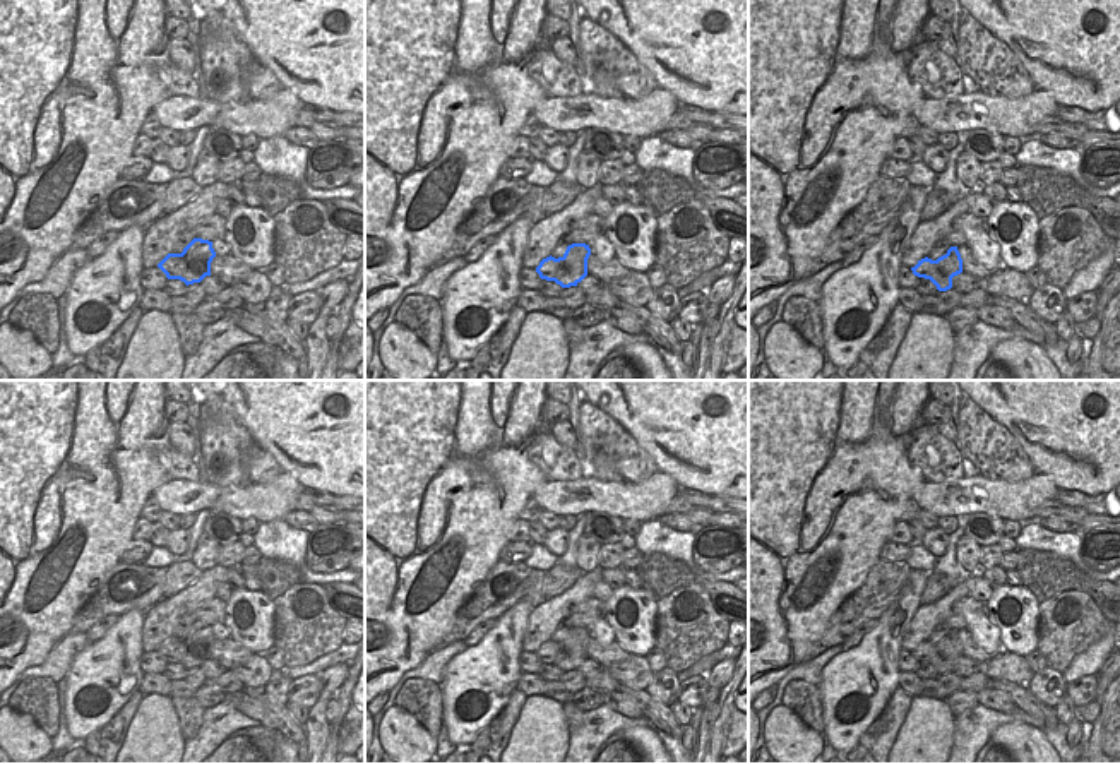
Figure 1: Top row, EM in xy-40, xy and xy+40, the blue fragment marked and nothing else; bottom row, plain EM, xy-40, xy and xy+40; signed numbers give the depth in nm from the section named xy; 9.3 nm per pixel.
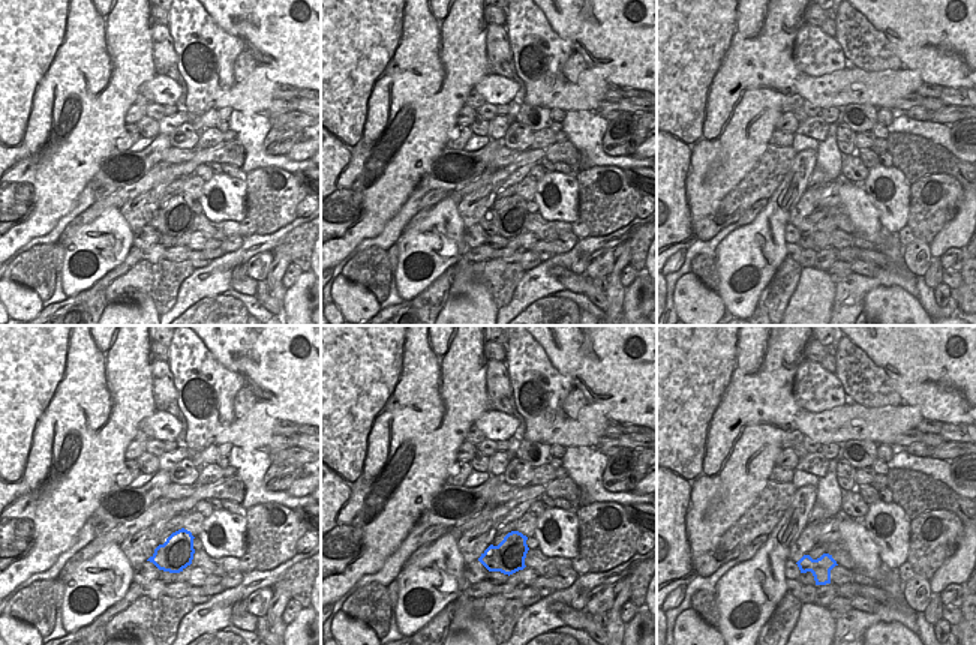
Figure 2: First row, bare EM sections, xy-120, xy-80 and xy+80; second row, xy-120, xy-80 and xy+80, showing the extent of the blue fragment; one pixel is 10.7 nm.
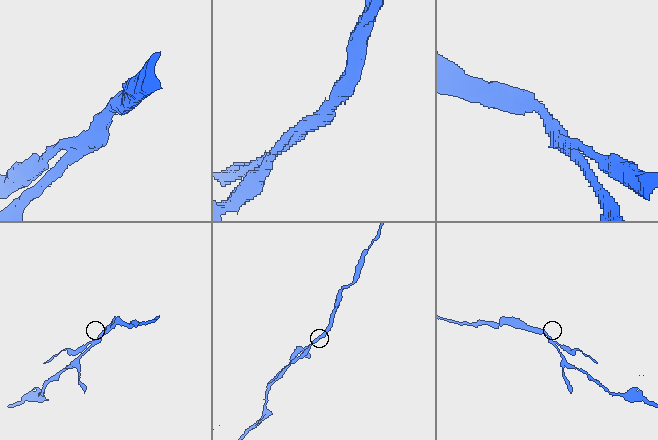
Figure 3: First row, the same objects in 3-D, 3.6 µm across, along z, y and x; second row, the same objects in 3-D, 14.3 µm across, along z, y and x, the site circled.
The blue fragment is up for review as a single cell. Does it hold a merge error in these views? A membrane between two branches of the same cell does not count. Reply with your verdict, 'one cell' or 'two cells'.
two cells

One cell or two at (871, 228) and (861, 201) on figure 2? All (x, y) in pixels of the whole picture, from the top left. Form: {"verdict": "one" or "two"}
{"verdict": "one"}

